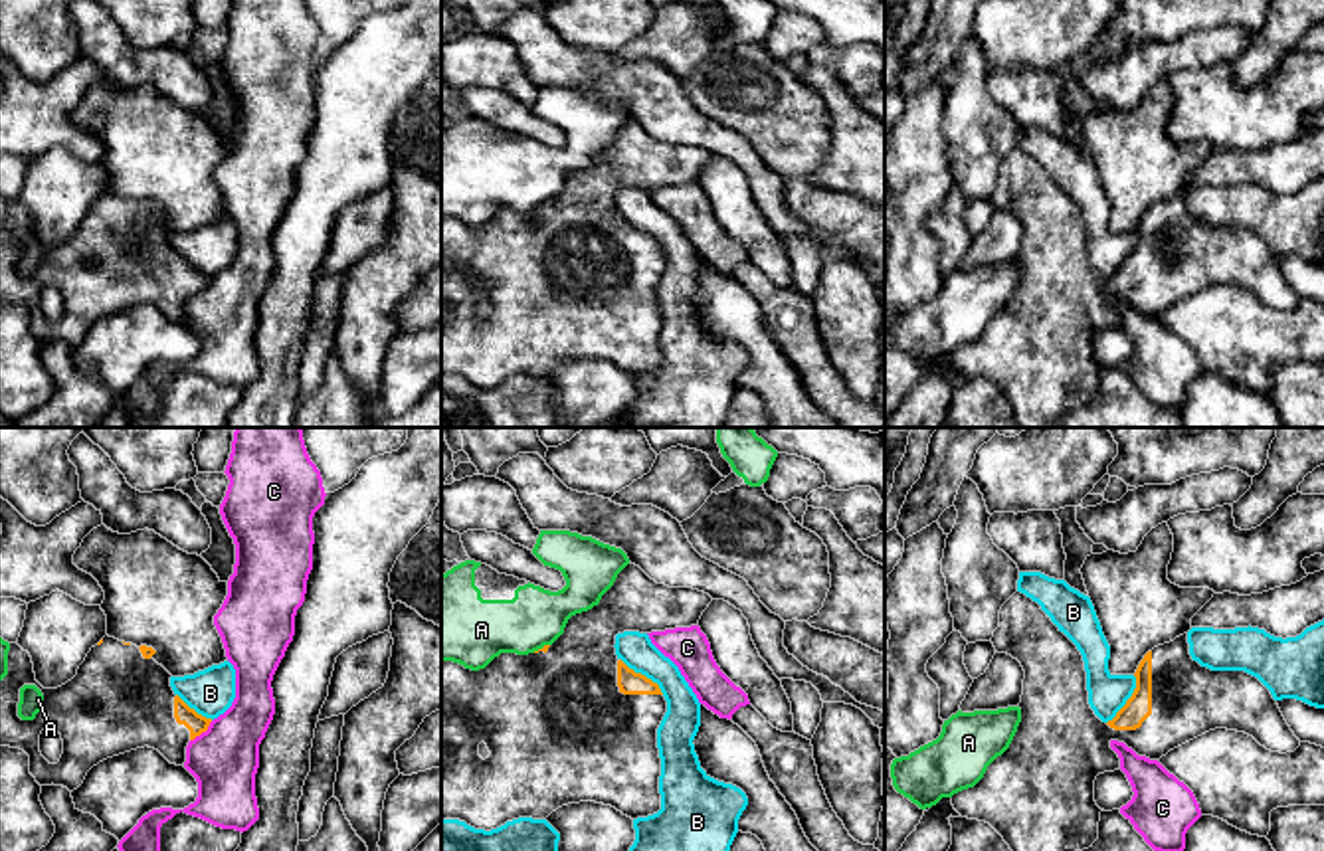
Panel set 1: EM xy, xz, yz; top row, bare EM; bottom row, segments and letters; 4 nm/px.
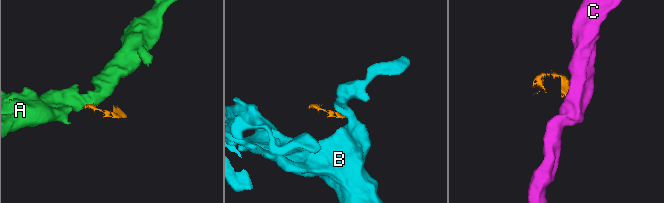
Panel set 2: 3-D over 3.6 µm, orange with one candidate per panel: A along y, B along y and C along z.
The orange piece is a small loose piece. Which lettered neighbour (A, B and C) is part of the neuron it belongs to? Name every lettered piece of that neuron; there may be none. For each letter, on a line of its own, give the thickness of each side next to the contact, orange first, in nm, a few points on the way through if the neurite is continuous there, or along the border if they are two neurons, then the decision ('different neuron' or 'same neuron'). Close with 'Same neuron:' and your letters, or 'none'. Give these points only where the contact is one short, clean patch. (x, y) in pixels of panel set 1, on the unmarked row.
A: 20/240 nm | different neuron
B: 110/160 nm | along yz (1134, 232), (1133, 252), (1107, 280) | different neuron
C: 80/280 nm | along xy (212, 278), (190, 297) | different neuron
Same neuron: none

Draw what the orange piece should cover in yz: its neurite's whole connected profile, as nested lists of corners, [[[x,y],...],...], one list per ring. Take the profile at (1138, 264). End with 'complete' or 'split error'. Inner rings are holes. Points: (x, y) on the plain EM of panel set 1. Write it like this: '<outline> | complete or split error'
[[[1015,148],[999,166],[992,200],[1025,228],[1021,279],[1009,305],[988,323],[974,344],[954,350],[952,362],[962,374],[990,380],[1013,408],[1017,427],[1051,427],[1061,416],[1092,404],[1098,396],[1102,366],[1094,358],[1094,336],[1120,327],[1112,297],[1150,317],[1160,317],[1215,285],[1245,289],[1271,309],[1286,311],[1300,303],[1271,247],[1245,228],[1201,224],[1189,212],[1187,190],[1144,212],[1134,230],[1132,253],[1108,279],[1088,261],[1081,208],[1037,158]]] | split error

